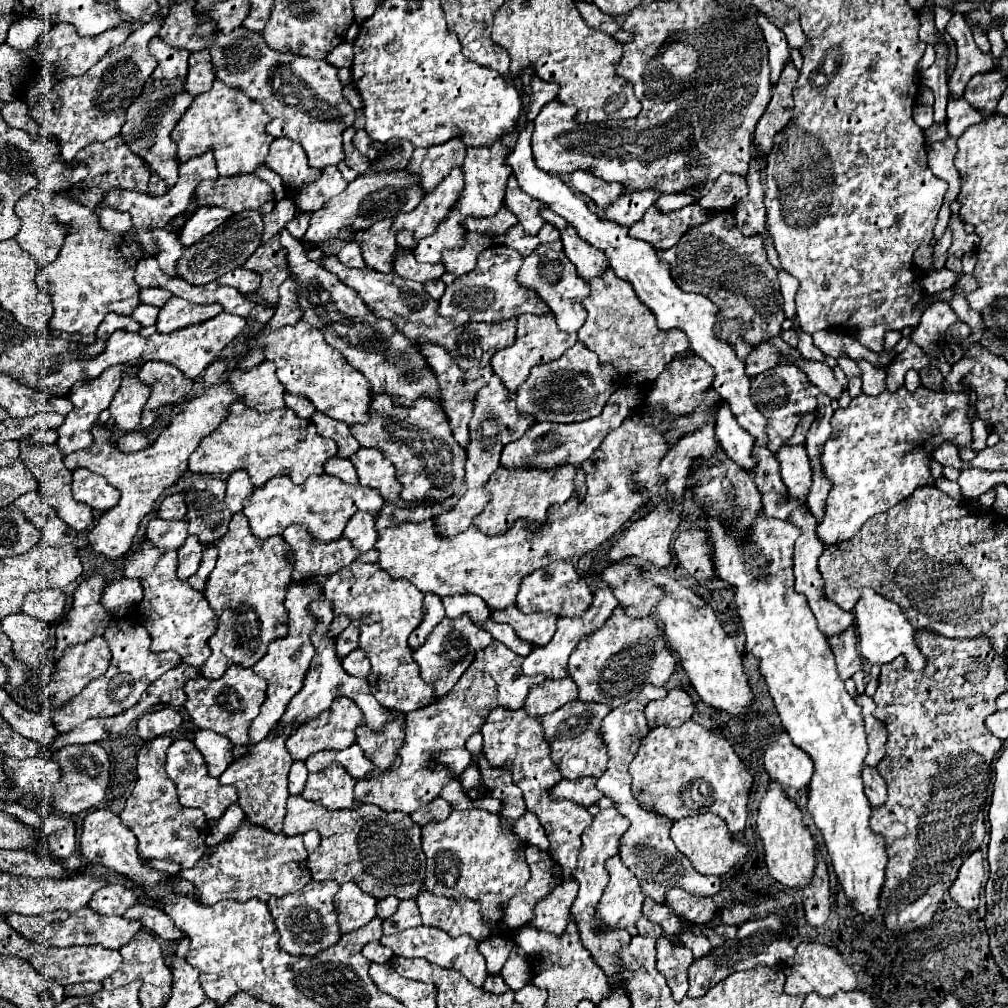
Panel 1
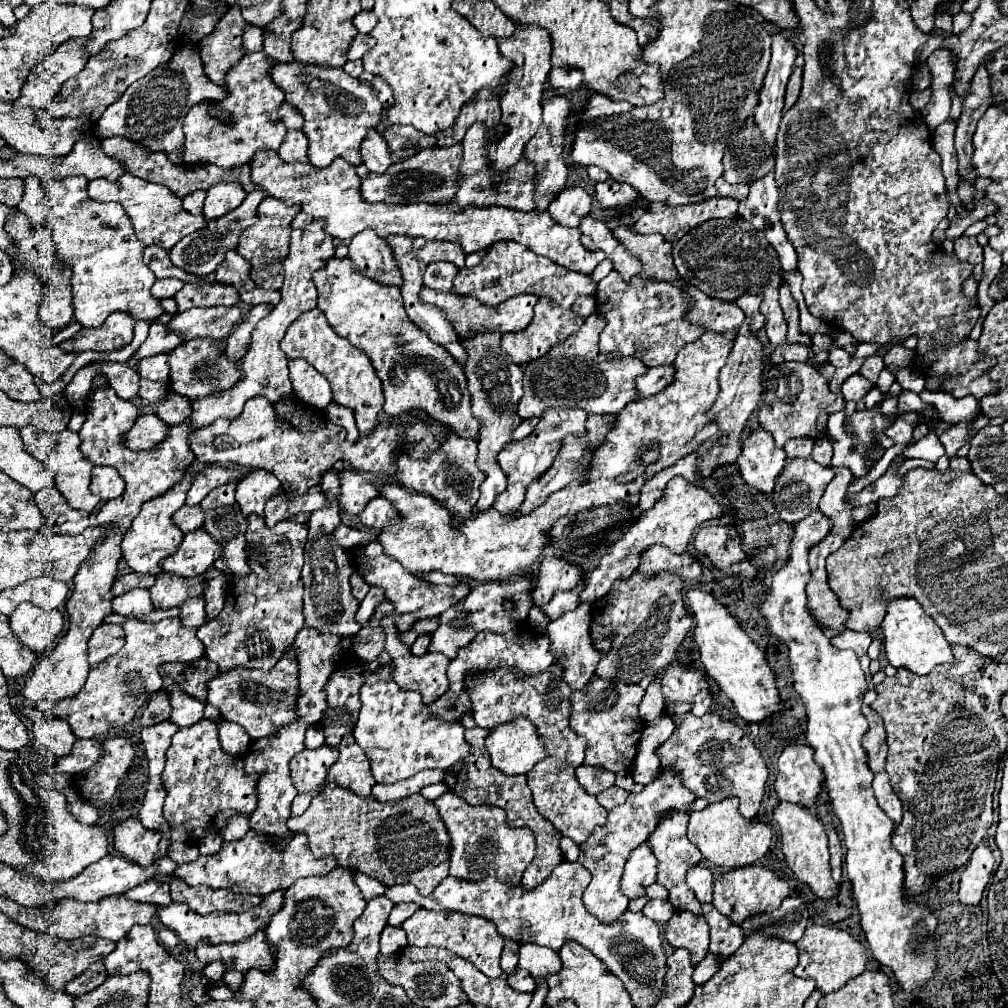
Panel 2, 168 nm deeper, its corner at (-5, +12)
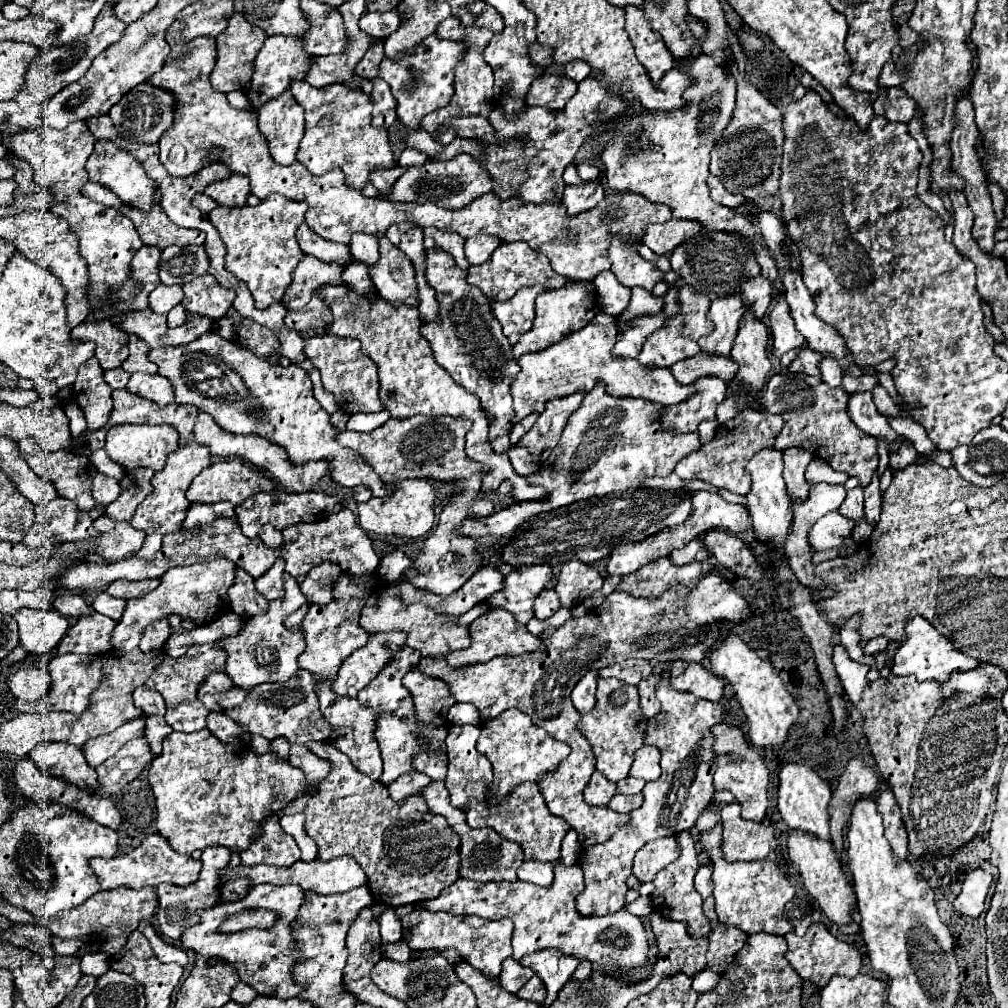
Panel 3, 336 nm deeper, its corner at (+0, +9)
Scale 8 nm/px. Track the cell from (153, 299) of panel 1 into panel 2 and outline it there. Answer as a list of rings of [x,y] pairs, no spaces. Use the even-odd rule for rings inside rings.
[[[167,278],[167,280],[157,280],[151,288],[151,294],[159,300],[163,298],[173,298],[177,294],[177,290],[183,288],[183,282],[177,278]]]

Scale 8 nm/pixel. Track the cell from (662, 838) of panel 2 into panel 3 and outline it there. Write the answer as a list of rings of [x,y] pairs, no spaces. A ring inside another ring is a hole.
[[[690,831],[676,833],[676,843],[680,845],[680,857],[674,863],[670,863],[666,869],[658,871],[658,875],[654,879],[656,889],[652,893],[652,905],[666,919],[688,921],[688,931],[694,933],[696,937],[704,937],[710,933],[710,921],[702,913],[702,897],[698,897],[698,893],[694,891],[694,883],[692,883],[694,871],[700,867],[696,845],[694,845]]]

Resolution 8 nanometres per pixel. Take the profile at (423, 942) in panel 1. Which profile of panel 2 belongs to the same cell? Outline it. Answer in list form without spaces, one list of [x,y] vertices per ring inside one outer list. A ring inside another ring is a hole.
[[[419,908],[411,918],[407,918],[403,922],[401,928],[407,932],[411,946],[419,946],[419,948],[421,946],[441,946],[441,948],[447,948],[453,954],[469,960],[489,978],[499,978],[503,974],[503,970],[499,966],[499,958],[501,958],[505,938],[499,934],[499,930],[495,930],[495,924],[487,922],[485,918],[467,916],[461,912],[447,912],[447,910],[431,912],[431,910]]]

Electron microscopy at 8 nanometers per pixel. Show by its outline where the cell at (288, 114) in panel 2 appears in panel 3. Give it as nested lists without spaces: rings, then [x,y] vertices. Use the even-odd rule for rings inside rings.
[[[290,89],[262,105],[258,111],[258,129],[268,139],[276,163],[296,163],[296,151],[304,133],[304,109],[294,101]]]

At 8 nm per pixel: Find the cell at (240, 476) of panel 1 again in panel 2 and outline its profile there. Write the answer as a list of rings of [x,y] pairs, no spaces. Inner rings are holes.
[[[251,470],[239,484],[237,484],[237,504],[241,514],[247,518],[251,514],[263,516],[265,502],[275,494],[275,490],[281,490],[281,484],[275,476],[271,476],[267,470]]]

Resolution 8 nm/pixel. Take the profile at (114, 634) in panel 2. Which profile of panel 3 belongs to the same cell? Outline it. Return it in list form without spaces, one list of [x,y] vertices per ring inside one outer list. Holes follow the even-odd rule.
[[[214,559],[206,565],[190,565],[190,567],[172,567],[168,573],[162,575],[160,585],[142,597],[134,597],[128,601],[126,611],[122,615],[122,621],[116,623],[110,643],[112,651],[128,653],[130,649],[136,649],[140,643],[140,635],[146,625],[150,625],[156,619],[164,619],[172,613],[180,615],[182,619],[192,619],[196,625],[206,625],[208,619],[214,621],[220,615],[228,611],[228,587],[234,583],[234,569],[236,565],[228,559]]]

